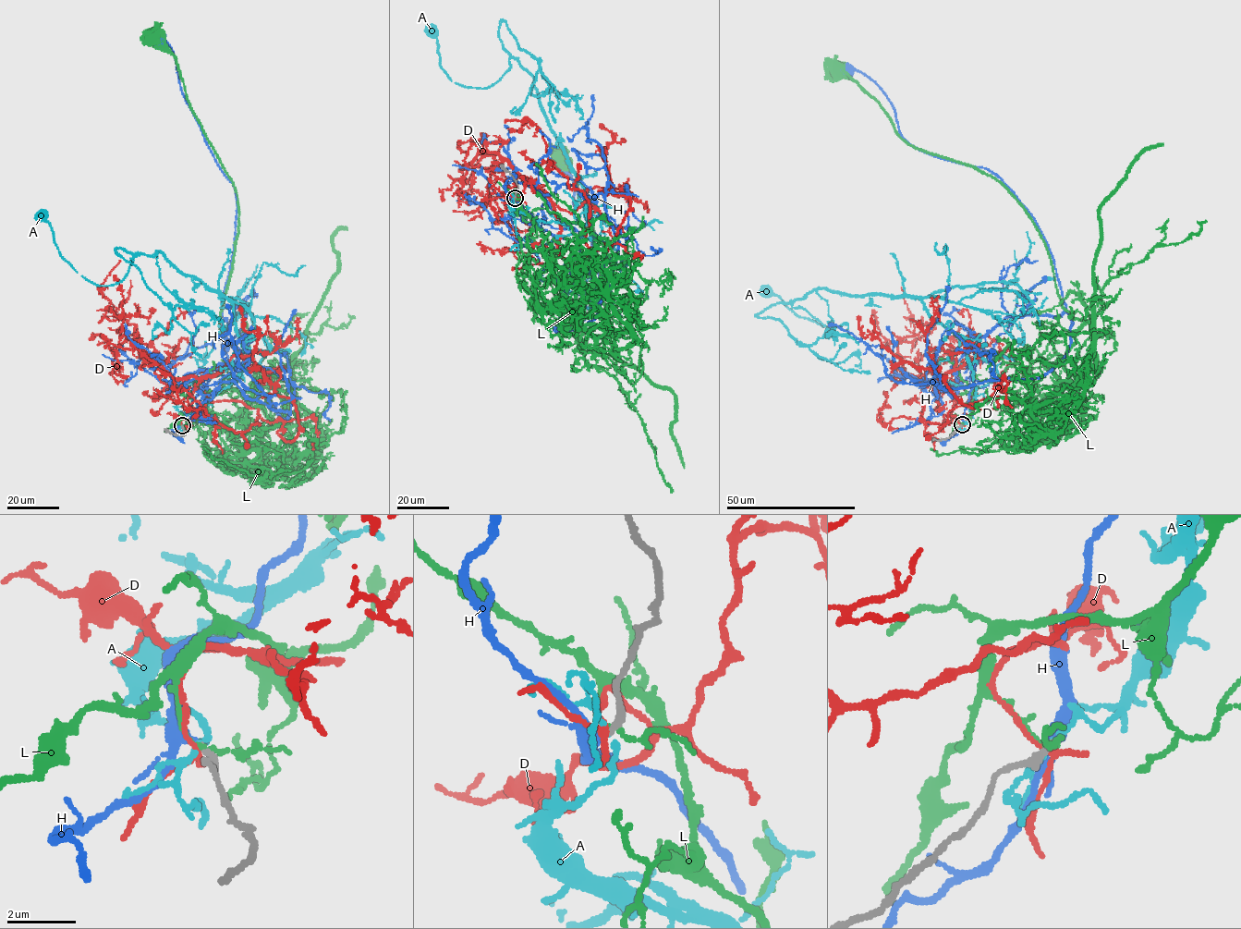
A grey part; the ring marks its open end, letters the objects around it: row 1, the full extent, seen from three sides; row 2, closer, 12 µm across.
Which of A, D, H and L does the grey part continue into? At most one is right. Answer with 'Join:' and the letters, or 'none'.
Join: H

